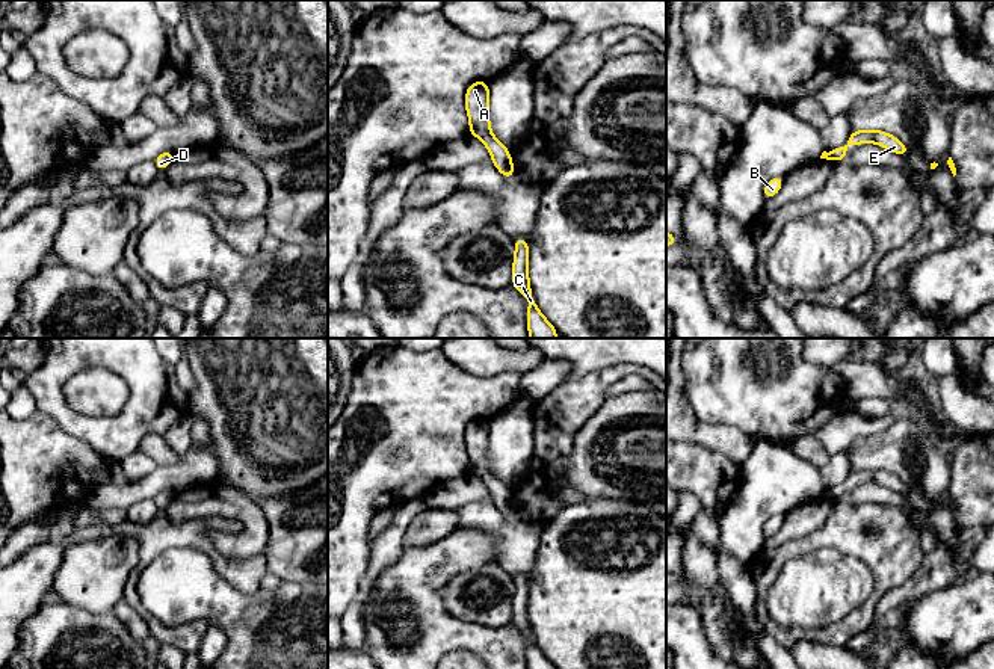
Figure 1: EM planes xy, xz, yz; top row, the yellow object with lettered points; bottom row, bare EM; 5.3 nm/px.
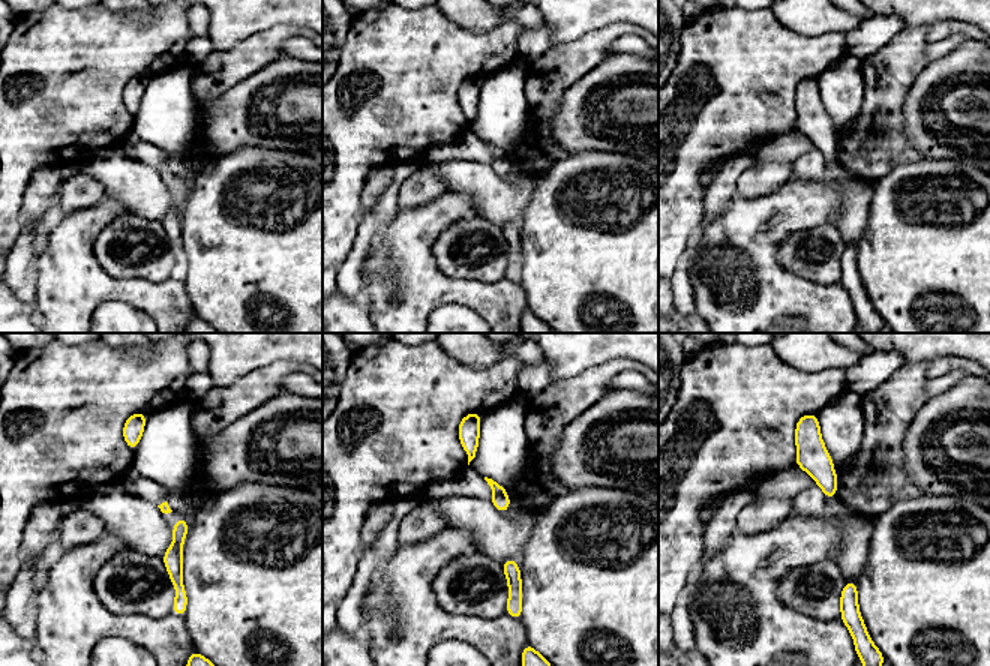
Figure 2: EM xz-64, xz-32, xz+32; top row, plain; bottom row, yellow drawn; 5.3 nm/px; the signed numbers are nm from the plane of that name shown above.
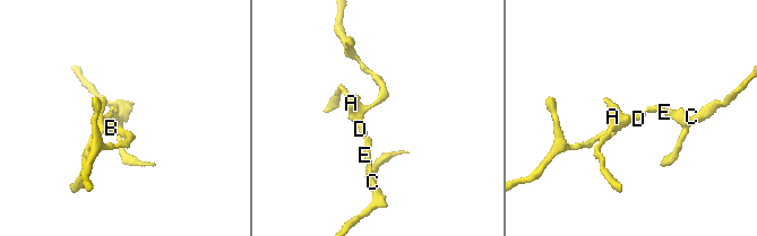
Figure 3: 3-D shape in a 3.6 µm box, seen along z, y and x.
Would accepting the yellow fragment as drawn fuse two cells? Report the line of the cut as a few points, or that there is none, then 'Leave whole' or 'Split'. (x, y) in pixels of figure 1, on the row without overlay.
No split. Leave whole

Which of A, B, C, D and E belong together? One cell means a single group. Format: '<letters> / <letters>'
A B C D E

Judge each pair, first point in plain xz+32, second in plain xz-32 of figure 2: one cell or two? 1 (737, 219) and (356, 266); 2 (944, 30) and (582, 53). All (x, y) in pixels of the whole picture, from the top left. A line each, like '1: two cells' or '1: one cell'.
1: two cells
2: one cell

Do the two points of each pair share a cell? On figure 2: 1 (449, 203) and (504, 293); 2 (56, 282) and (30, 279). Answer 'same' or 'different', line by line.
1: same
2: different

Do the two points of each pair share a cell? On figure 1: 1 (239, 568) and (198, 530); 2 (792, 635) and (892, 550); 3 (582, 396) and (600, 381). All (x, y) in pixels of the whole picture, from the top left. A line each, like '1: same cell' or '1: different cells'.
1: same cell
2: same cell
3: same cell

